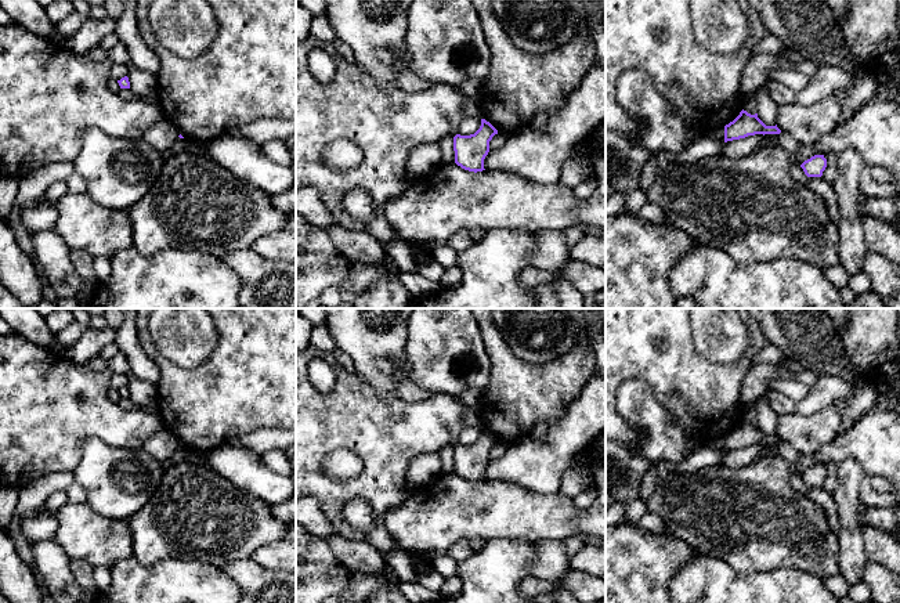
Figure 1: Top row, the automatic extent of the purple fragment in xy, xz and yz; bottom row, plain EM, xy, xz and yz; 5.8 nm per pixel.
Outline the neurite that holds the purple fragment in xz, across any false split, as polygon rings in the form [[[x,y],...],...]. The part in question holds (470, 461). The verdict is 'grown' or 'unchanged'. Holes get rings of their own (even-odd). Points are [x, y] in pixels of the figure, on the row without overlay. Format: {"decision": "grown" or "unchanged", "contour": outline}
{"decision": "unchanged", "contour": [[[481,429],[481,436],[474,444],[456,444],[453,447],[455,473],[474,483],[485,480],[484,469],[495,444],[498,444],[498,440],[485,429]]]}

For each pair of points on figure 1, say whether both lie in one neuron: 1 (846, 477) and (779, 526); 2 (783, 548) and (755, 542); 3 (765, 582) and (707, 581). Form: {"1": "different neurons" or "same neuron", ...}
{"1": "different neurons", "2": "same neuron", "3": "same neuron"}

